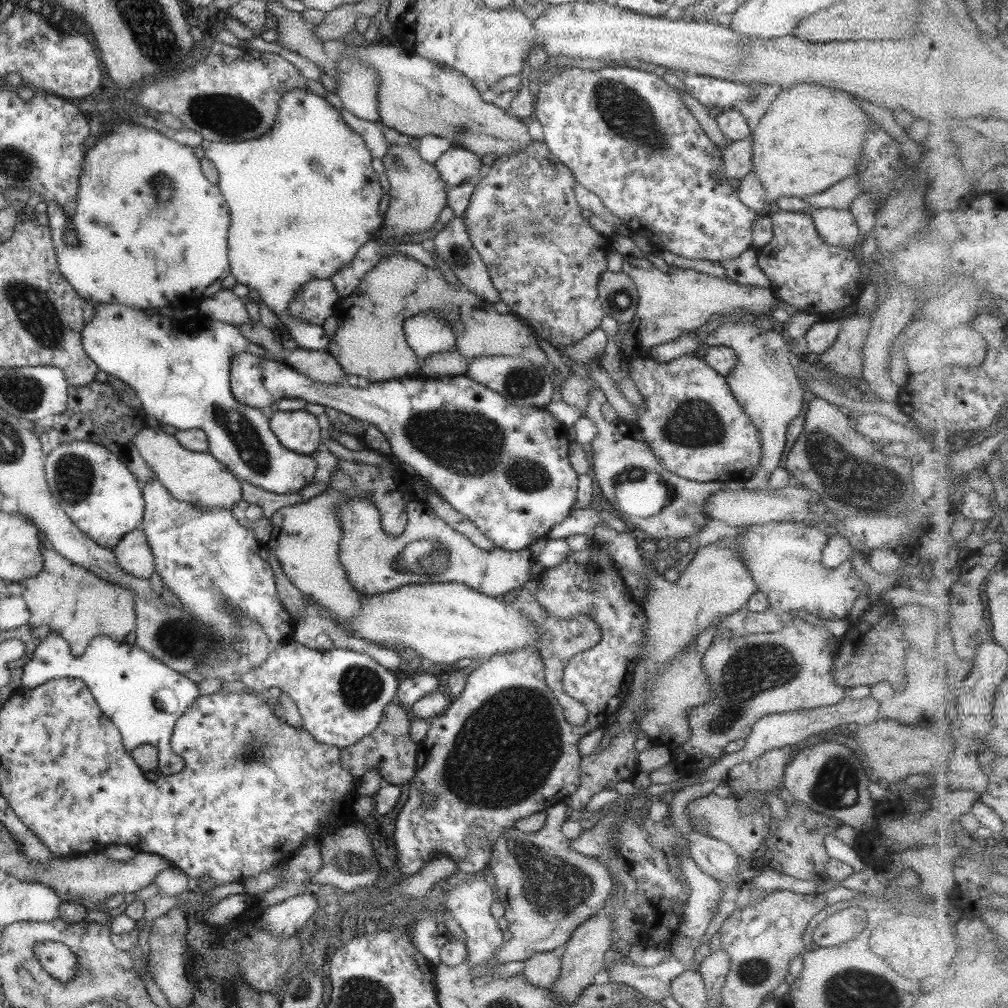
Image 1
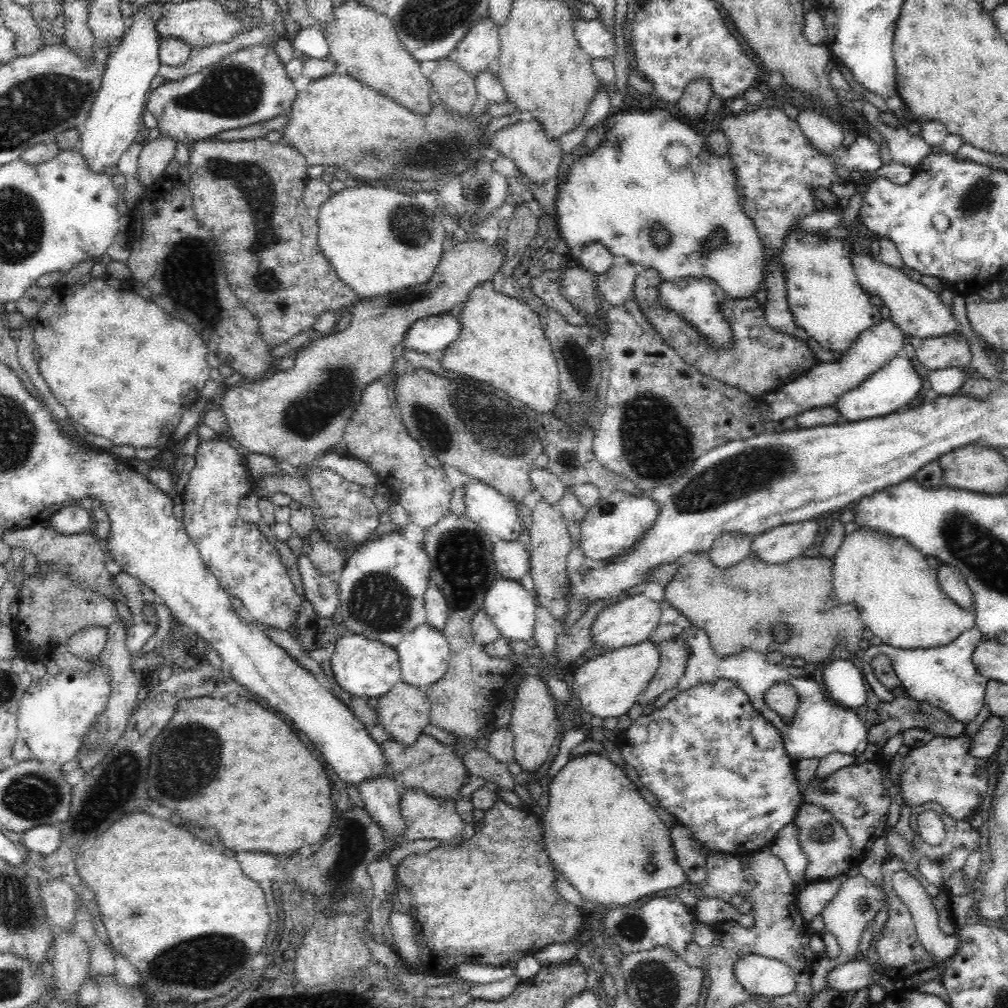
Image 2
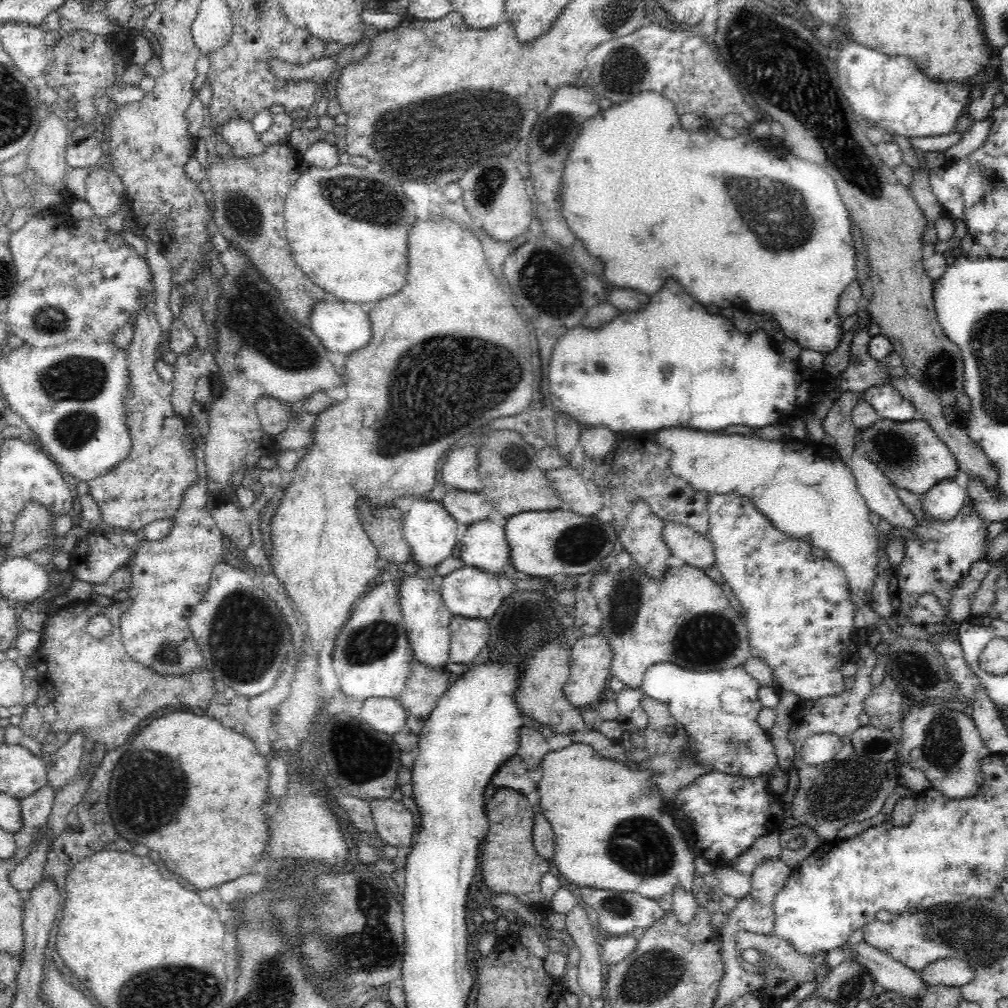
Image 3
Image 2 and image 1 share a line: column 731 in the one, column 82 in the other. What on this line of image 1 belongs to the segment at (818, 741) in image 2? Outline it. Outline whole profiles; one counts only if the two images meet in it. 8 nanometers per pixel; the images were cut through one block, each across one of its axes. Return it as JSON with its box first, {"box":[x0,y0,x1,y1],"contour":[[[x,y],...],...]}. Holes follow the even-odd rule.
{"box":[22,632,200,775],"contour":[[[52,632],[40,639],[32,658],[23,666],[22,687],[33,689],[64,677],[84,680],[102,713],[118,727],[127,751],[141,745],[154,746],[158,749],[158,775],[178,774],[184,770],[184,759],[174,753],[171,738],[178,718],[200,696],[196,682],[164,666],[148,652],[136,648],[136,644],[128,646],[128,643],[120,644],[112,637],[100,635],[89,641],[84,654],[75,657],[68,642]]]}

